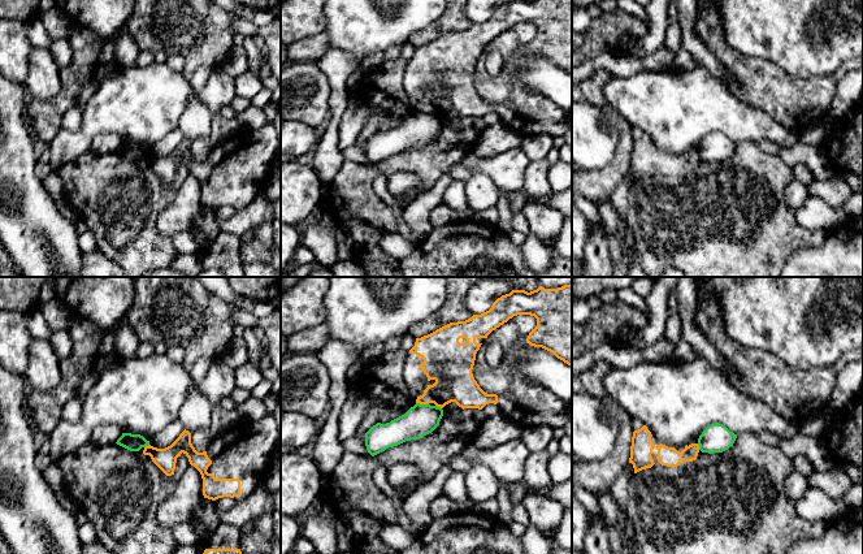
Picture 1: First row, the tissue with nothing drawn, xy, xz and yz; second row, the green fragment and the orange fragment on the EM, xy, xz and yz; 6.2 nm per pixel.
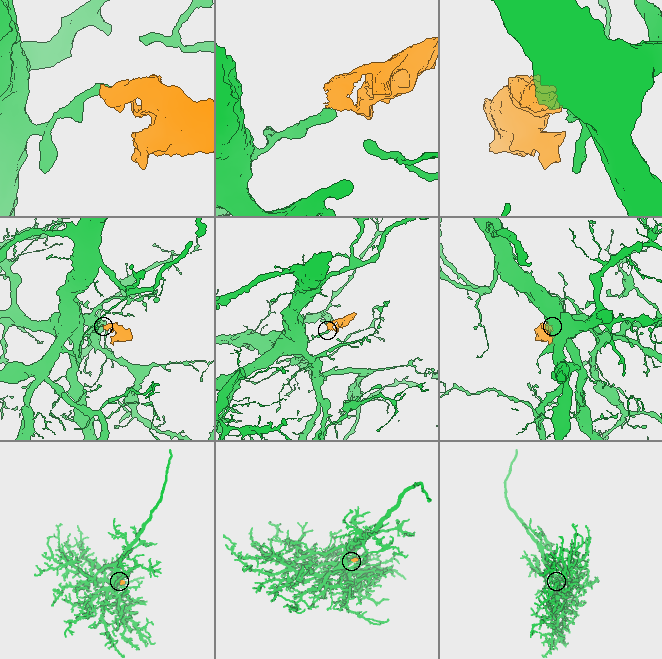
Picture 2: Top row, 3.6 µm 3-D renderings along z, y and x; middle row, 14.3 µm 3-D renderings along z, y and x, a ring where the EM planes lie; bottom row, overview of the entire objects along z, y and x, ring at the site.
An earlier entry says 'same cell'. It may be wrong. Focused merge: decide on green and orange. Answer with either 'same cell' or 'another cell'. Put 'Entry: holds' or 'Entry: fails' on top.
Entry: fails
another cell

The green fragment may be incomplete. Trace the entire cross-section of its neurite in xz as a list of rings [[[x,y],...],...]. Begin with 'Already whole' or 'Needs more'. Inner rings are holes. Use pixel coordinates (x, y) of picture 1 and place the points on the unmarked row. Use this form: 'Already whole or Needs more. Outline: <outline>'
Already whole. Outline: [[[416,112],[390,131],[373,134],[365,142],[367,159],[374,165],[406,150],[422,147],[439,134],[442,125],[441,116]]]

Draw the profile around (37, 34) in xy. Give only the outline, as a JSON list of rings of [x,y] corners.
[[[29,21],[26,26],[27,38],[32,47],[49,49],[53,40],[49,38],[44,26],[36,21]]]

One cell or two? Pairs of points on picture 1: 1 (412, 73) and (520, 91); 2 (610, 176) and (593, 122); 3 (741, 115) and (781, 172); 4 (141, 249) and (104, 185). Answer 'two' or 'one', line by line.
1: one
2: two
3: two
4: one

